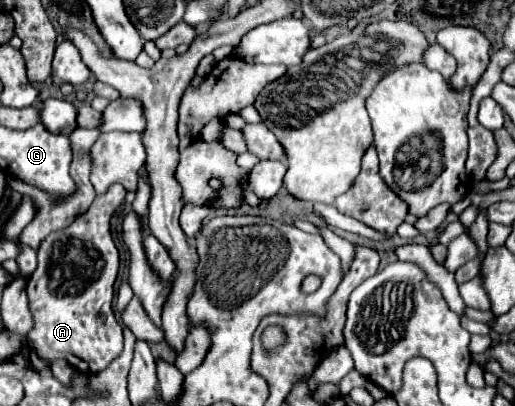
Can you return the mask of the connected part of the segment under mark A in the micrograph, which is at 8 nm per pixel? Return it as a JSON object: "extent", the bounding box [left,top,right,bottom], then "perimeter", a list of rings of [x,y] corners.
{"extent":[25,185,125,373],"perimeter":[[[111,185],[109,193],[97,195],[79,219],[65,229],[49,233],[37,249],[39,265],[27,279],[33,329],[25,339],[45,361],[65,359],[77,371],[95,373],[103,371],[121,353],[121,325],[111,309],[119,251],[109,233],[109,219],[123,203],[123,197],[125,187]]]}

